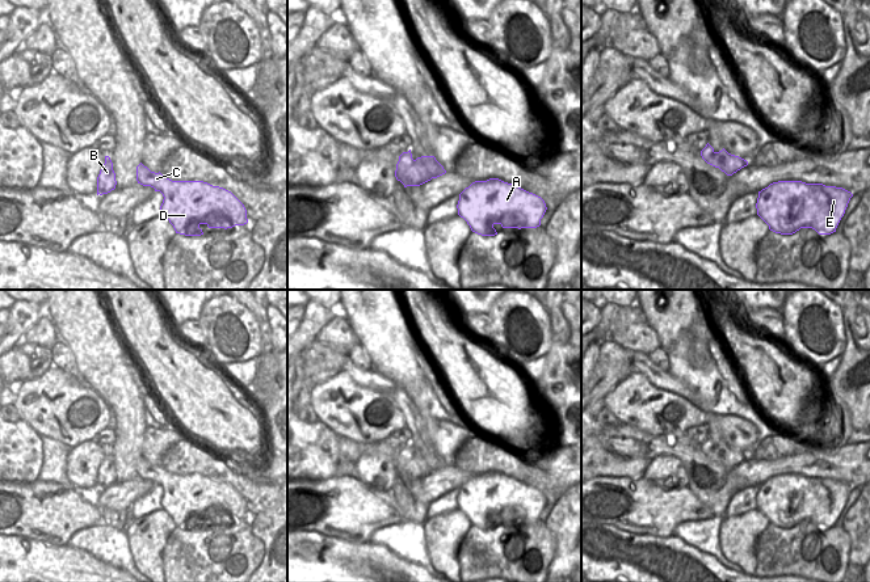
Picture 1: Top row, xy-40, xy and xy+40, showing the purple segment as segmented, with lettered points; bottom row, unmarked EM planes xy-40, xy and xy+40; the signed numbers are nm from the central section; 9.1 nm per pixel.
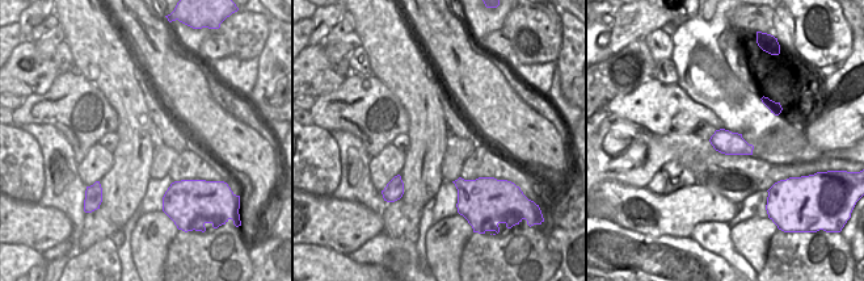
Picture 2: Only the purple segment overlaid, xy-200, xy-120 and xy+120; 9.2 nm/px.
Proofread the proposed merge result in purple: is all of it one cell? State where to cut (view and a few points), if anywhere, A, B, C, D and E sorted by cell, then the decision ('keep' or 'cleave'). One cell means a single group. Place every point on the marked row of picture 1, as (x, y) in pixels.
xy (415, 160), (419, 160), (432, 177) | A C D E / B | cleave

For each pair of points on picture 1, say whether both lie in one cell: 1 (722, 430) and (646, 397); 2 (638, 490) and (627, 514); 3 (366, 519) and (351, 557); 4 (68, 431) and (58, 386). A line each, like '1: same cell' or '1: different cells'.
1: same cell
2: same cell
3: different cells
4: same cell

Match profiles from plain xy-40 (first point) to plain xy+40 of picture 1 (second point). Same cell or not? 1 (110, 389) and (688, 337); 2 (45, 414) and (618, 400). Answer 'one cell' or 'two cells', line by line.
1: two cells
2: one cell

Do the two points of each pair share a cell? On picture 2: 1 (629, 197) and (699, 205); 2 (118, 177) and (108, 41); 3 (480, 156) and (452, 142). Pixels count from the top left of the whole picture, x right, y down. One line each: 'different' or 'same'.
1: same
2: same
3: different

